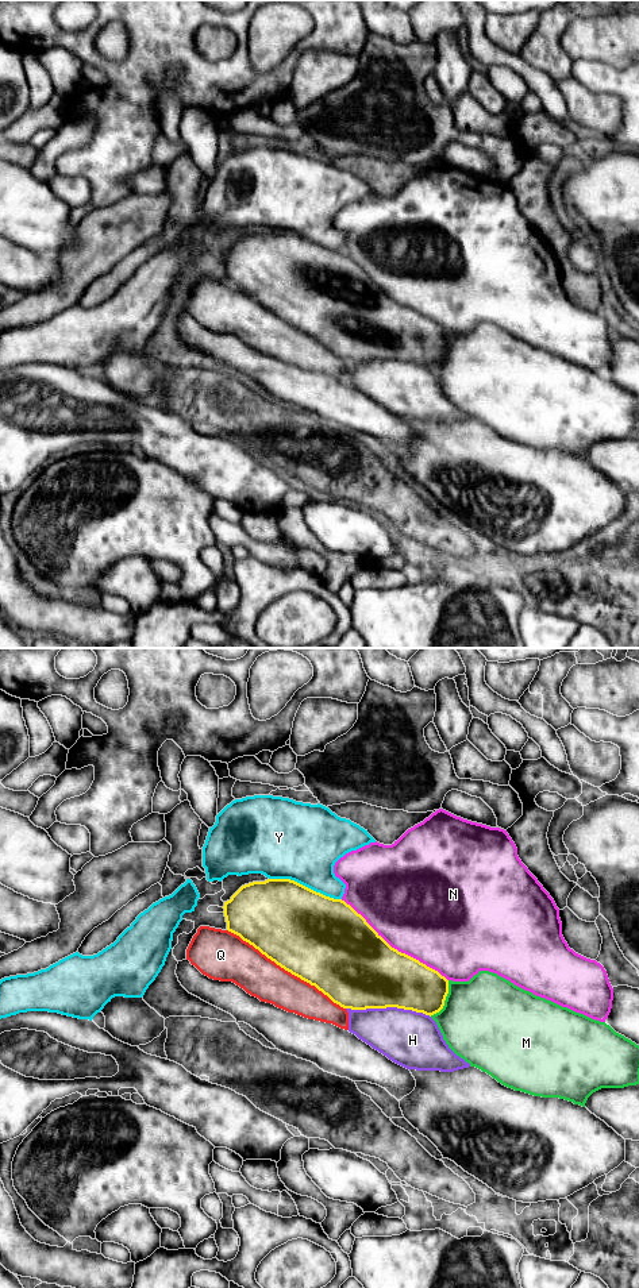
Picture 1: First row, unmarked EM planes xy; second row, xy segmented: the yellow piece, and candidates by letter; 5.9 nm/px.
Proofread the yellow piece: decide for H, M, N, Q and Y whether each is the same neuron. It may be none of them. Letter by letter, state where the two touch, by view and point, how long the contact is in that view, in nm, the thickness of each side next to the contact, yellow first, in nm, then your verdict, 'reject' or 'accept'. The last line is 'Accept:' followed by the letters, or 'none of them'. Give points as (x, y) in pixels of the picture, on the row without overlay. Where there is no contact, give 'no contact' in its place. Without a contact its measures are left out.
H: xy (388, 358) | 500 nm | 440/340 nm | reject
M: xy (445, 351) | 240 nm | 300/480 nm | reject
N: xy (393, 300) | 800 nm | 480/500 nm | reject
Q: xy (287, 322) | 850 nm | 500/240 nm | accept
Y: xy (304, 238) | 460 nm | 480/440 nm | reject
Accept: Q

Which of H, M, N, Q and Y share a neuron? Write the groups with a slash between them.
H / M / N / Q / Y

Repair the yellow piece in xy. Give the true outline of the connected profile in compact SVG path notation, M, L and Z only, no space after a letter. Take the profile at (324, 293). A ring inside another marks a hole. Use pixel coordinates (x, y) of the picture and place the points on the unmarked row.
M267 231L242 238L223 261L227 281L200 278L186 301L186 312L209 331L232 333L261 354L344 382L349 382L349 360L397 359L431 369L444 358L449 332L392 300L342 251L326 248L290 231Z

